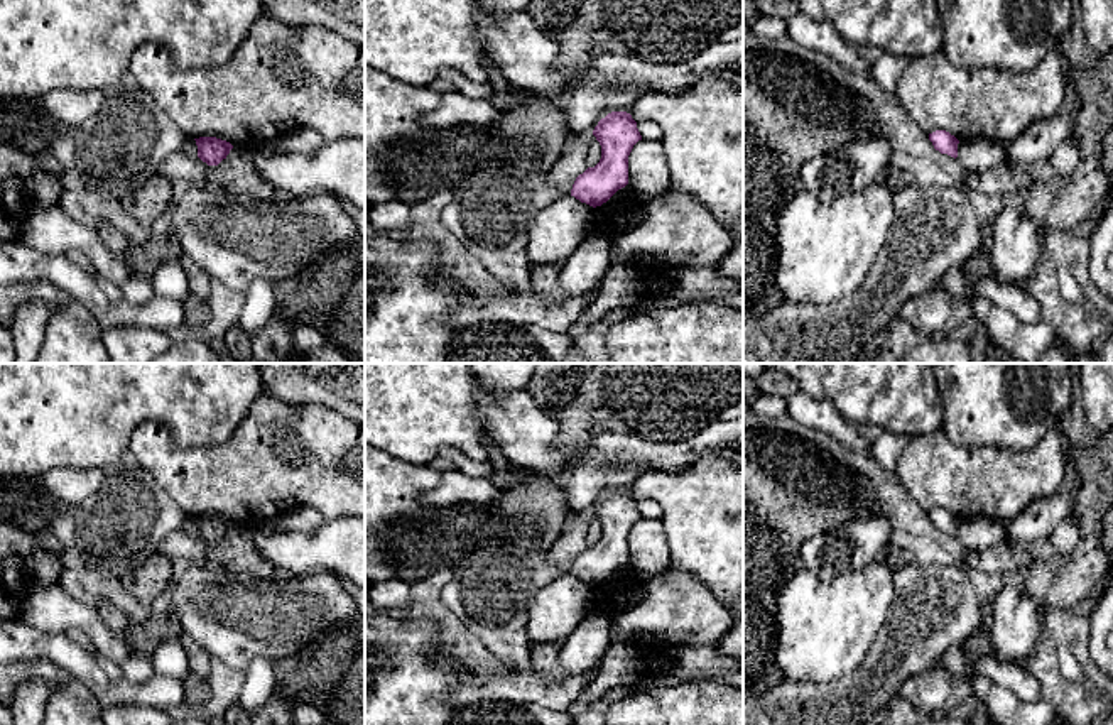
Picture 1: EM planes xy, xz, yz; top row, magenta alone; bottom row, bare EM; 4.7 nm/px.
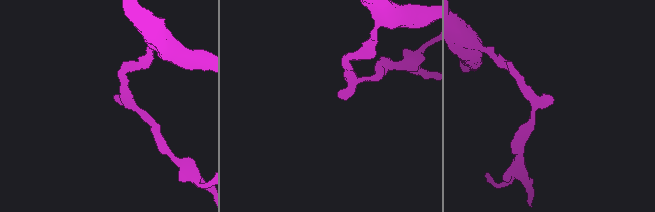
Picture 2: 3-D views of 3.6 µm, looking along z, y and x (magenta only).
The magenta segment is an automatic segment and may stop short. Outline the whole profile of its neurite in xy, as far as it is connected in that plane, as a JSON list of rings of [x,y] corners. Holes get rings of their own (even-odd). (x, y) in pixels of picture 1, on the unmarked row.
[[[199,515],[194,519],[198,524],[198,536],[208,544],[218,544],[233,527],[230,521],[216,515]]]

